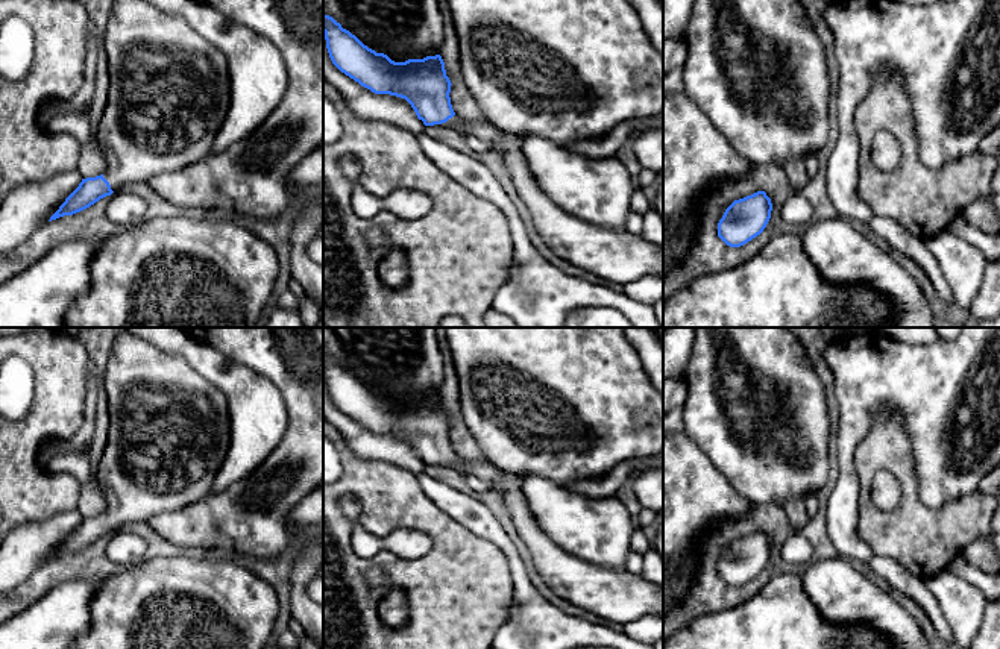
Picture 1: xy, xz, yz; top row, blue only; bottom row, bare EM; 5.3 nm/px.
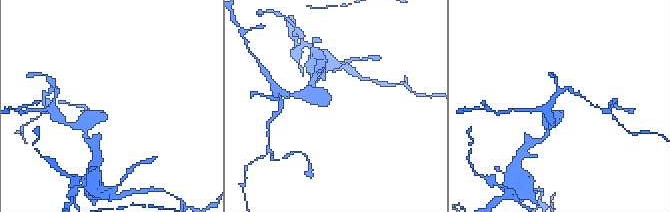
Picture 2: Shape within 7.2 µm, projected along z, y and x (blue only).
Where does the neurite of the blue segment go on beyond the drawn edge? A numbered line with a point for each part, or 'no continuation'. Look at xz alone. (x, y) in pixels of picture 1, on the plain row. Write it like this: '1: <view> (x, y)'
1: xz (618, 596)

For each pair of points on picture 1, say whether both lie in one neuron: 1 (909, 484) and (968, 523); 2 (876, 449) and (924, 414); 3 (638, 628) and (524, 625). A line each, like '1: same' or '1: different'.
1: same
2: different
3: different

